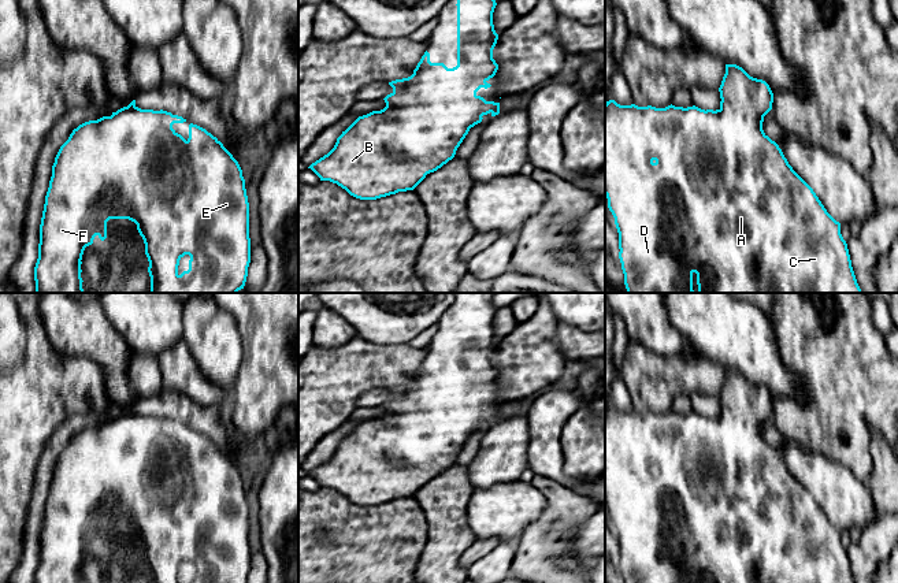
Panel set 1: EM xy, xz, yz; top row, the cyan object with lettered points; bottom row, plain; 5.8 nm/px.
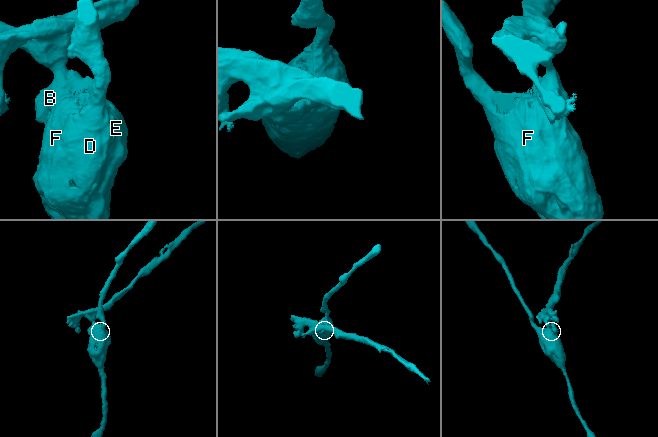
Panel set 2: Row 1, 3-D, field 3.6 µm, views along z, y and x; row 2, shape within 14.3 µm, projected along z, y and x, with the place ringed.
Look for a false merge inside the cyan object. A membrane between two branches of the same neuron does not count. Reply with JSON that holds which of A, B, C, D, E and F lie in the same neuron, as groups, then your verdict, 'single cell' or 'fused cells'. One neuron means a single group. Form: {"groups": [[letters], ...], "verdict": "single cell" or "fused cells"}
{"groups": [["A", "C", "D", "E", "F"], ["B"]], "verdict": "fused cells"}

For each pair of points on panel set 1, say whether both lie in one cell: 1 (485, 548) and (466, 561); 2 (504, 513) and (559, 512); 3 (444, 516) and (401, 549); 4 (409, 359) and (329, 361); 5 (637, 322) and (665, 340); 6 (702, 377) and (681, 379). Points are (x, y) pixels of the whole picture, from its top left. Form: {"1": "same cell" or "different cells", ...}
{"1": "same cell", "2": "different cells", "3": "different cells", "4": "same cell", "5": "same cell", "6": "same cell"}

